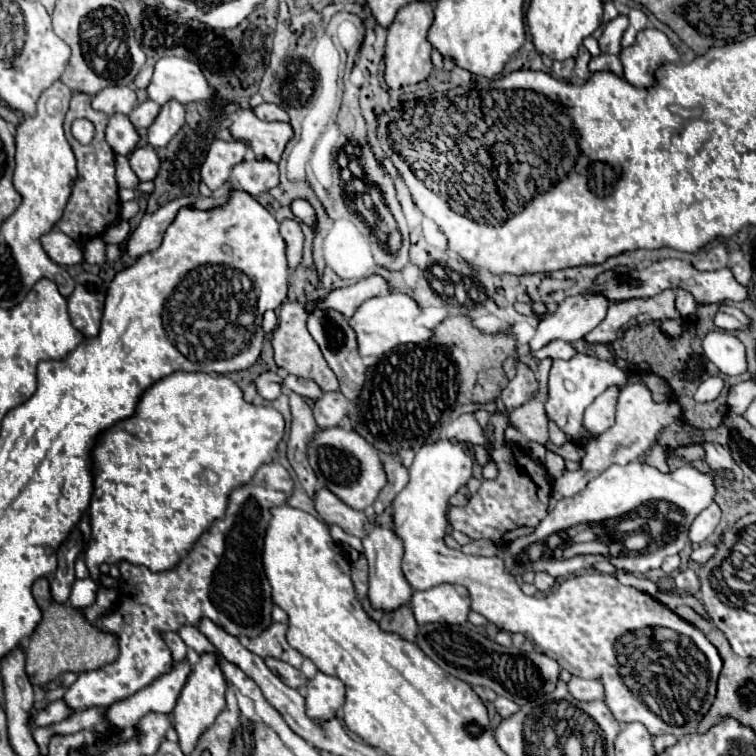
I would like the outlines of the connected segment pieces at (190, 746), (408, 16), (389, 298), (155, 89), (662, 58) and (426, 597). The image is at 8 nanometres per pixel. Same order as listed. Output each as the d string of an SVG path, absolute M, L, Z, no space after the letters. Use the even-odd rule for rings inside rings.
M211 653L201 655L199 663L193 667L193 673L187 677L187 683L173 709L173 723L179 737L179 747L185 755L189 755L195 749L199 737L215 723L217 715L225 709L225 691L227 691L227 681L217 665L217 657Z
M413 1L405 5L393 25L387 29L387 45L385 45L385 81L391 89L399 89L405 85L415 85L425 81L431 71L431 43L427 41L427 31L433 23L433 7L425 1Z
M391 291L387 295L367 299L351 317L353 329L357 331L357 343L359 343L361 355L383 355L385 351L397 345L423 343L431 339L433 331L417 323L419 315L421 315L421 307L417 305L417 301L411 295L401 291Z
M161 57L153 67L147 95L159 105L175 99L179 103L205 101L215 97L215 89L209 87L197 63L181 57Z
M657 29L639 31L637 43L627 47L619 55L625 79L635 87L653 87L655 85L655 71L663 63L679 63L679 53L671 45L665 33Z
M445 583L427 591L415 591L411 597L411 609L419 625L463 625L467 623L467 615L471 611L471 597L465 587Z

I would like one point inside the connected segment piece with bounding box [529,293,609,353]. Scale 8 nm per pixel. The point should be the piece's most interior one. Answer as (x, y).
(576, 316)

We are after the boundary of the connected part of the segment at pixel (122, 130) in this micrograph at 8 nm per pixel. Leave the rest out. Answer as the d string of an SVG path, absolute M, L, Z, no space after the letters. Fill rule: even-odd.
M121 113L111 115L105 133L107 133L107 143L119 155L129 155L139 145L139 133L127 115Z

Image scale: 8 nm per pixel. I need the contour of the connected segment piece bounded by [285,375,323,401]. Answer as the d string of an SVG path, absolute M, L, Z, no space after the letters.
M295 375L285 377L285 389L291 389L291 391L295 391L295 393L307 397L307 399L313 399L313 401L317 401L323 395L323 391L319 389L319 385L315 381L301 379L301 377L295 377Z

